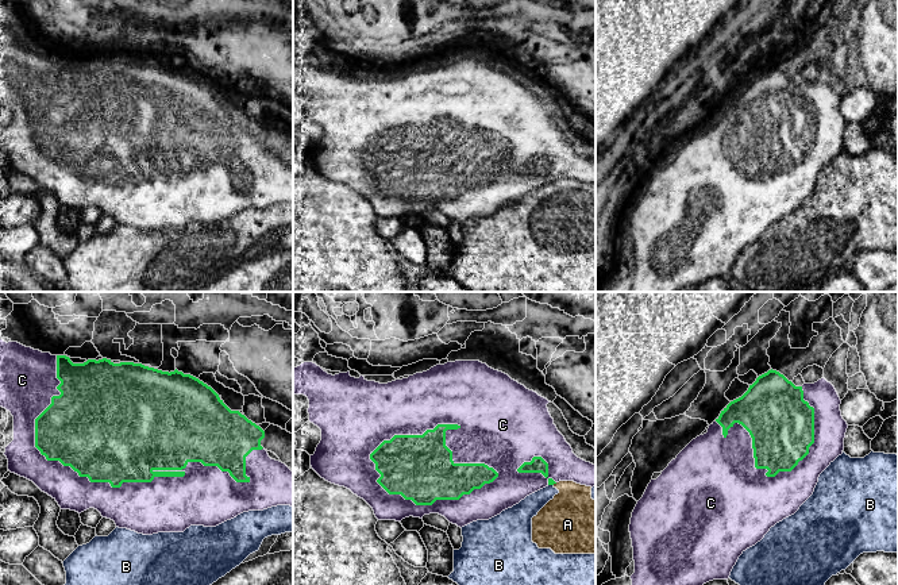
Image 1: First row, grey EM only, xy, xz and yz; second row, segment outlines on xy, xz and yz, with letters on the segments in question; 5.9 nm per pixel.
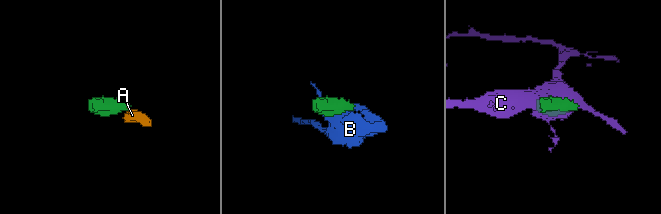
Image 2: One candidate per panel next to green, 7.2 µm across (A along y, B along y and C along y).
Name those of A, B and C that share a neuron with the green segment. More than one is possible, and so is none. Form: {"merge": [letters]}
{"merge": ["C"]}

